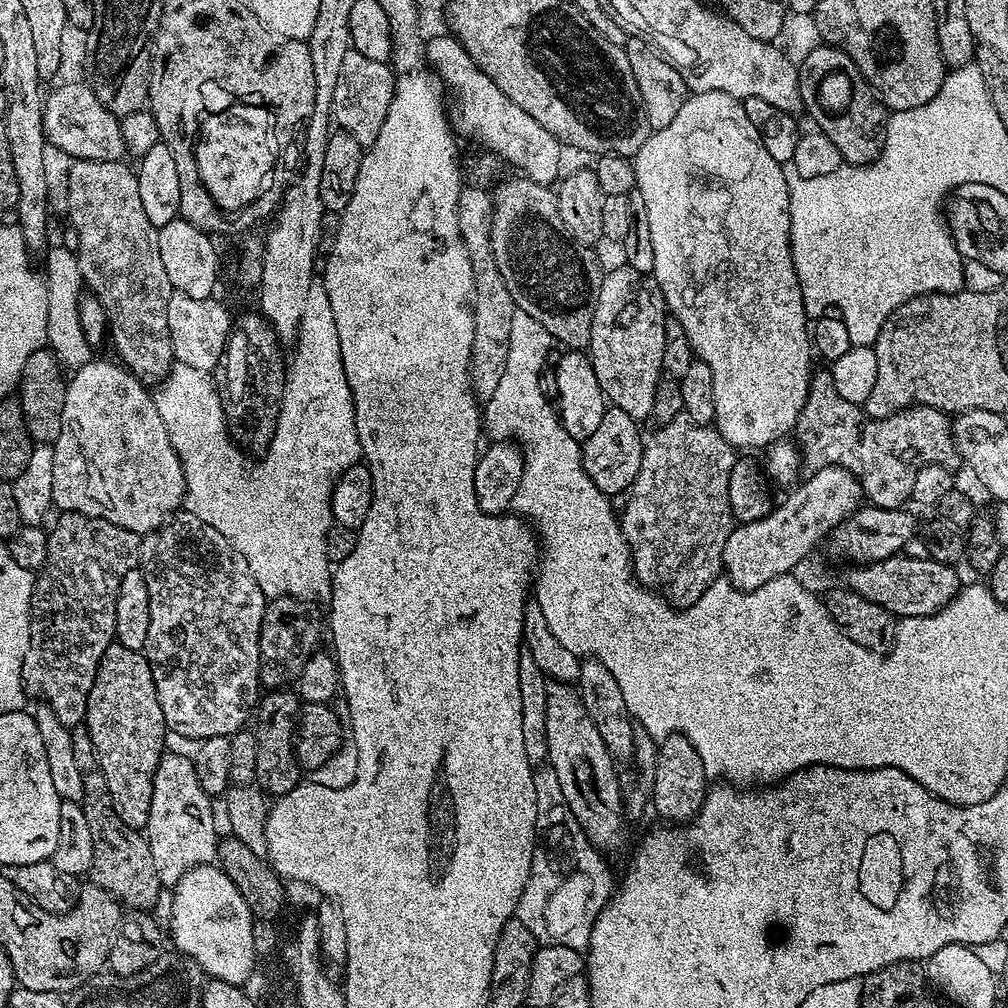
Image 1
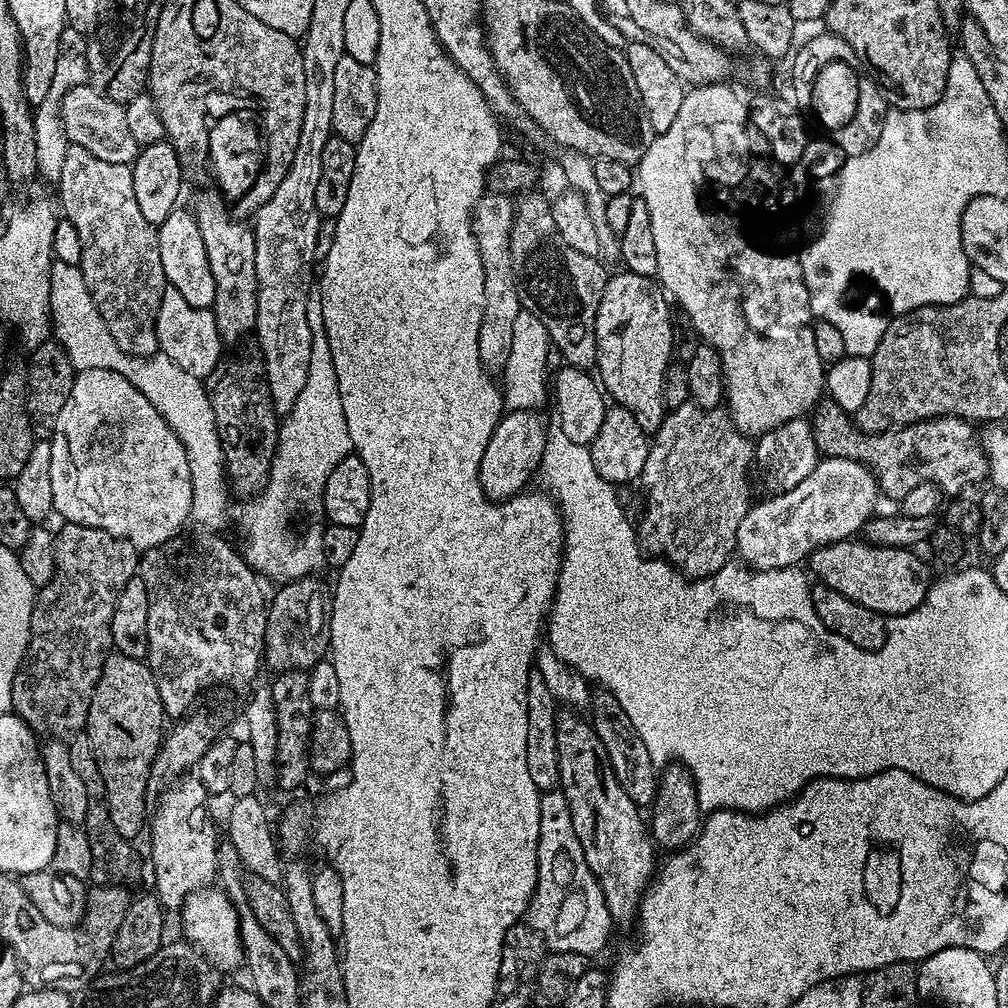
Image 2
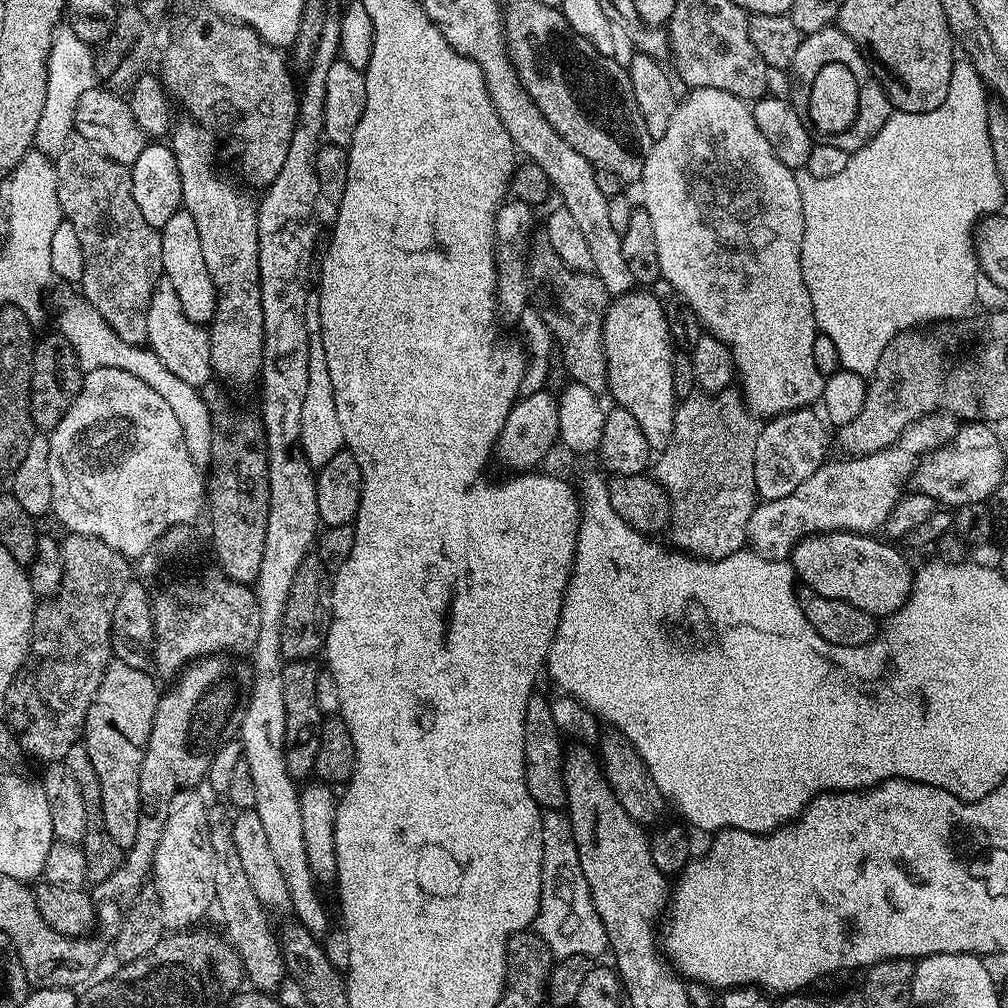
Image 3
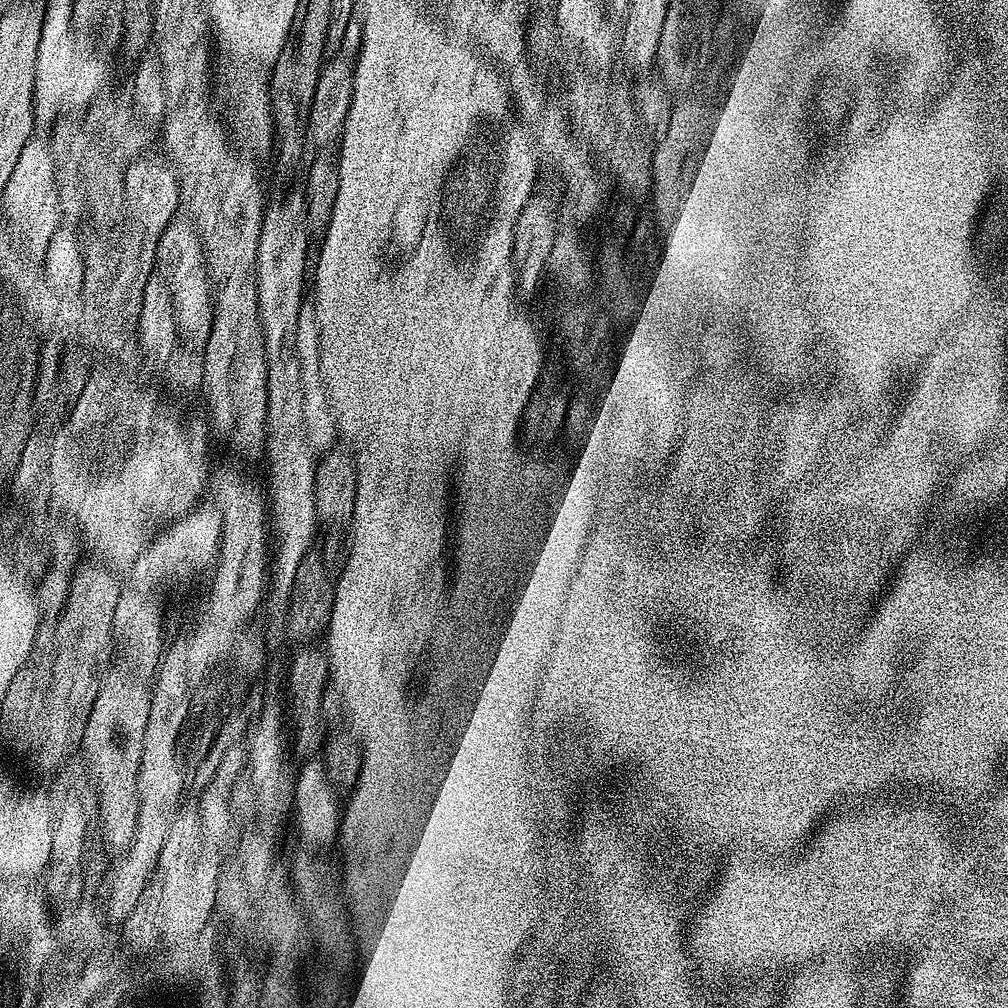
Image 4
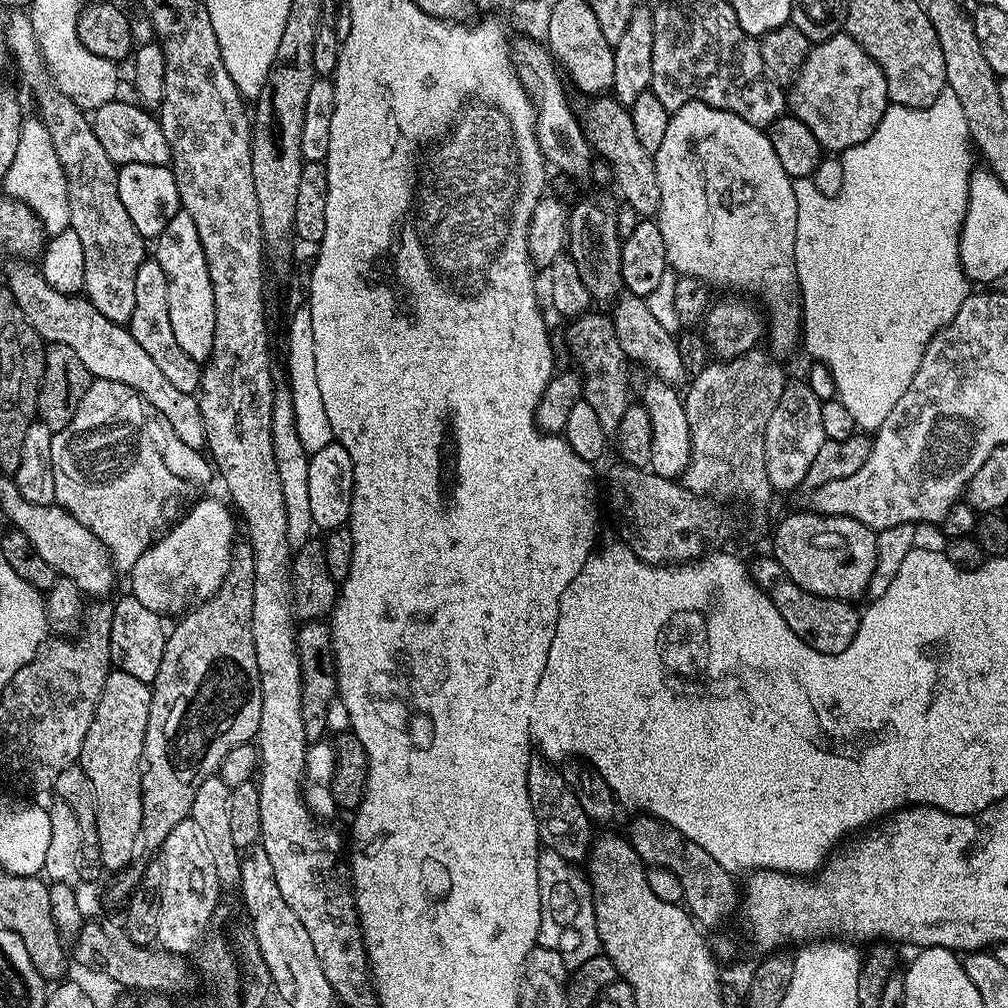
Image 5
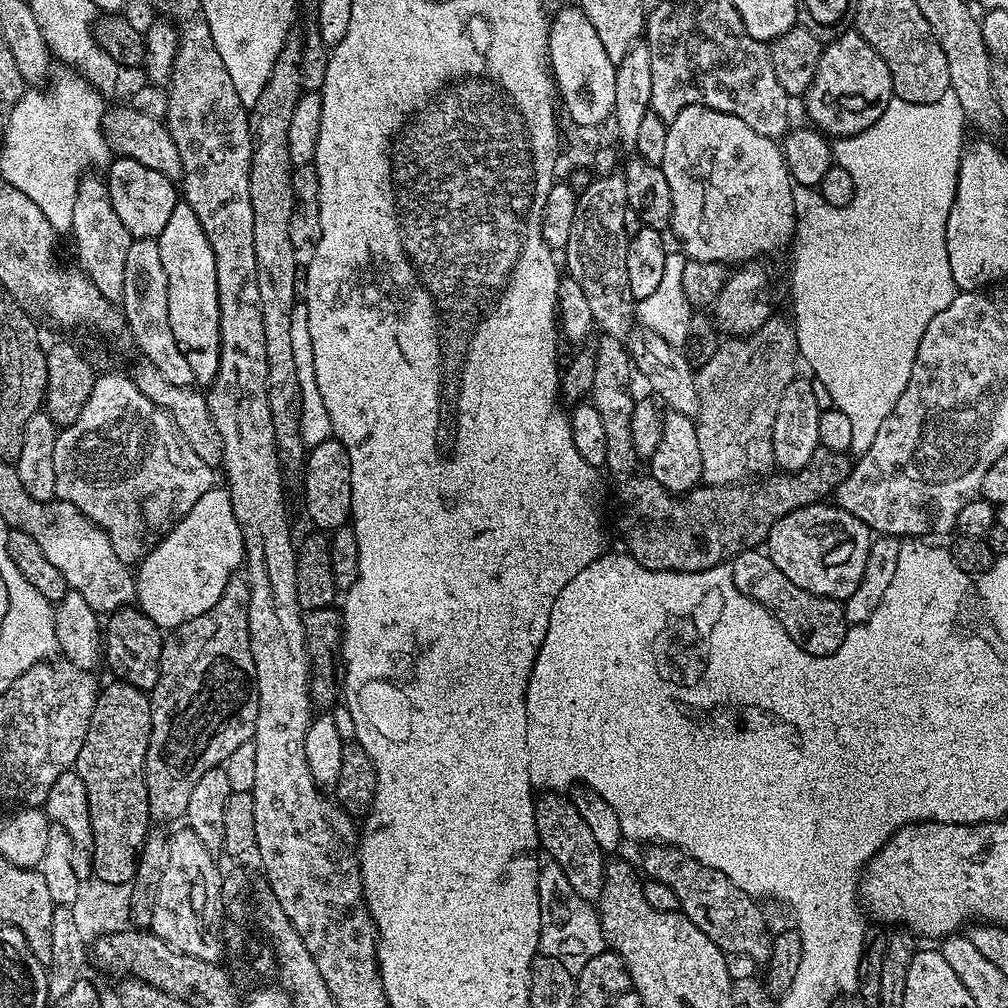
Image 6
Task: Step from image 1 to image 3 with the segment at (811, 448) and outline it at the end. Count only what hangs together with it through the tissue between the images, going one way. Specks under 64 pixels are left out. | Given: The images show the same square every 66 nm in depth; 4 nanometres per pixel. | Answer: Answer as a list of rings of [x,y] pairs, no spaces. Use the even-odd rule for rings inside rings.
[[[984,422],[961,423],[956,435],[950,441],[952,473],[949,474],[948,480],[944,476],[936,476],[940,468],[947,466],[947,458],[940,456],[941,454],[932,454],[927,457],[926,462],[917,467],[914,473],[915,487],[930,498],[934,498],[937,505],[947,506],[952,510],[967,504],[984,504],[991,501],[993,494],[999,492],[1005,483],[1004,448],[992,428],[995,427]]]

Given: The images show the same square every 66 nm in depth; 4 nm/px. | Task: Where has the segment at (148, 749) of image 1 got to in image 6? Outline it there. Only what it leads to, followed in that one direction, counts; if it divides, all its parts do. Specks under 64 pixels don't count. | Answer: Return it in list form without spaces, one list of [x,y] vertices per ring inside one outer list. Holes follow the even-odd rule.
[[[115,683],[99,689],[74,771],[82,778],[82,786],[86,786],[90,808],[94,836],[93,877],[120,884],[132,883],[140,851],[150,831],[144,763],[152,729],[152,701],[149,693],[141,688]]]

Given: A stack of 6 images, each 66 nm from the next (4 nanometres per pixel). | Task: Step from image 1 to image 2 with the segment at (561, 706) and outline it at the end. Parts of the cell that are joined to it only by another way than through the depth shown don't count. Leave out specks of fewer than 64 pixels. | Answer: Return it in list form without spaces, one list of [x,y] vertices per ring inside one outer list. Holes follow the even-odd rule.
[[[564,710],[556,718],[556,734],[558,736],[558,774],[559,791],[564,793],[570,806],[570,814],[574,822],[574,834],[578,834],[578,842],[582,842],[582,850],[586,854],[586,864],[594,874],[598,886],[602,890],[602,898],[606,898],[606,906],[610,910],[613,921],[617,925],[631,925],[638,915],[640,900],[652,883],[652,877],[658,868],[657,849],[646,823],[640,817],[641,809],[618,786],[618,778],[614,778],[614,770],[610,766],[610,758],[606,758],[606,746],[602,746],[602,738],[592,729],[587,719],[579,720],[577,713]]]

